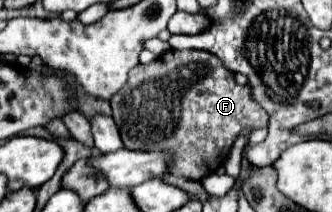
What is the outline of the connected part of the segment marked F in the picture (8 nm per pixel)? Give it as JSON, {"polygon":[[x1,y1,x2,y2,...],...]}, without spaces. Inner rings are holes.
{"polygon":[[167,51,149,65,137,65,129,73,125,89,117,91,117,97,111,99,111,107,127,149,169,151,169,173,191,181,215,173,245,129,255,131,269,125,267,113,251,99,249,87,237,85,233,73,207,51],[147,115,169,119,161,119,159,123,153,121,151,125],[185,151,191,151,191,157,181,163,179,153]]}

